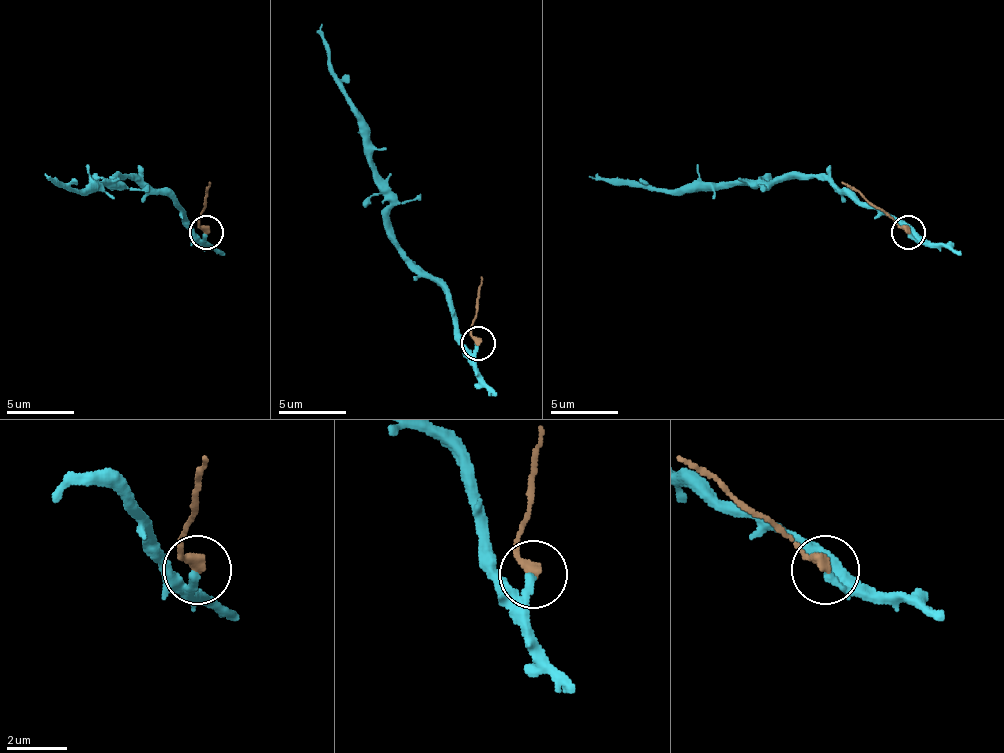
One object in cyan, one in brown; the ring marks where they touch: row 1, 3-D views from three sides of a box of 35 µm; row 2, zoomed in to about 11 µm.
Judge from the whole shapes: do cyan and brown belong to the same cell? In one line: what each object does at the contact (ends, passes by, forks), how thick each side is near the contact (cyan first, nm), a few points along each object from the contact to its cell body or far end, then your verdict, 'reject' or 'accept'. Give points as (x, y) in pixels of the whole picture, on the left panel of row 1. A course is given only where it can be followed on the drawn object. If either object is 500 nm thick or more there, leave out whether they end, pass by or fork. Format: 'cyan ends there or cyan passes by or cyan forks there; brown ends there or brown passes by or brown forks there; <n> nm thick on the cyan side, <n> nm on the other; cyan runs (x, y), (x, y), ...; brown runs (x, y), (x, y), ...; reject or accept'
cyan ends there; brown ends there; 240 nm thick on the cyan side, 380 nm on the other; cyan runs (207, 233), (200, 237), (190, 226), (180, 206), (166, 193), (149, 193), (135, 179), (67, 189), (50, 176); brown runs (207, 233), (200, 213), (210, 182); reject

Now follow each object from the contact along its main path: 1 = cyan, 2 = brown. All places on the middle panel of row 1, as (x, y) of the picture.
1: (479, 344), (462, 340), (452, 300), (387, 228), (370, 126), (329, 62), (322, 24)
2: (479, 344), (472, 320), (482, 276)

